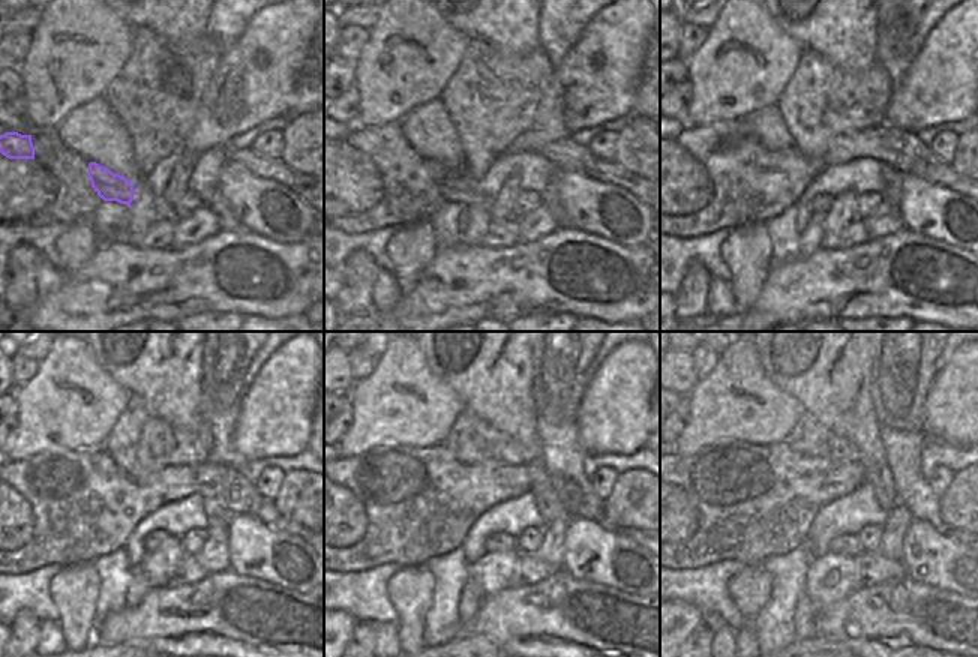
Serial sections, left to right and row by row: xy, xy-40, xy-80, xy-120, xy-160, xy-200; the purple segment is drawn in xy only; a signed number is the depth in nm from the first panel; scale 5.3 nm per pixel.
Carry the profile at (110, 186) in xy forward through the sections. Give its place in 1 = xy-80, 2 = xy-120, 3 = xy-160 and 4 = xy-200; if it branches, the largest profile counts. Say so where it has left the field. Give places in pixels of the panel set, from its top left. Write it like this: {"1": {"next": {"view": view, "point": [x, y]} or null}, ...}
{"1": {"next": {"view": "xy-80", "point": [821, 204]}}, "2": {"next": {"view": "xy-120", "point": [156, 539]}}, "3": {"next": {"view": "xy-160", "point": [497, 542]}}, "4": {"next": {"view": "xy-200", "point": [848, 545]}}}

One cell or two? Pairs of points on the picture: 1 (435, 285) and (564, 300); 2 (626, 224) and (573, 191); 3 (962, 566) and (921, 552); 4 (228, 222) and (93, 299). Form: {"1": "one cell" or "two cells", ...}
{"1": "one cell", "2": "one cell", "3": "one cell", "4": "two cells"}

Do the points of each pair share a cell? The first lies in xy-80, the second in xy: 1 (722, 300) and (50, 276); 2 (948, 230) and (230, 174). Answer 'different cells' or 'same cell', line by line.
1: same cell
2: same cell

